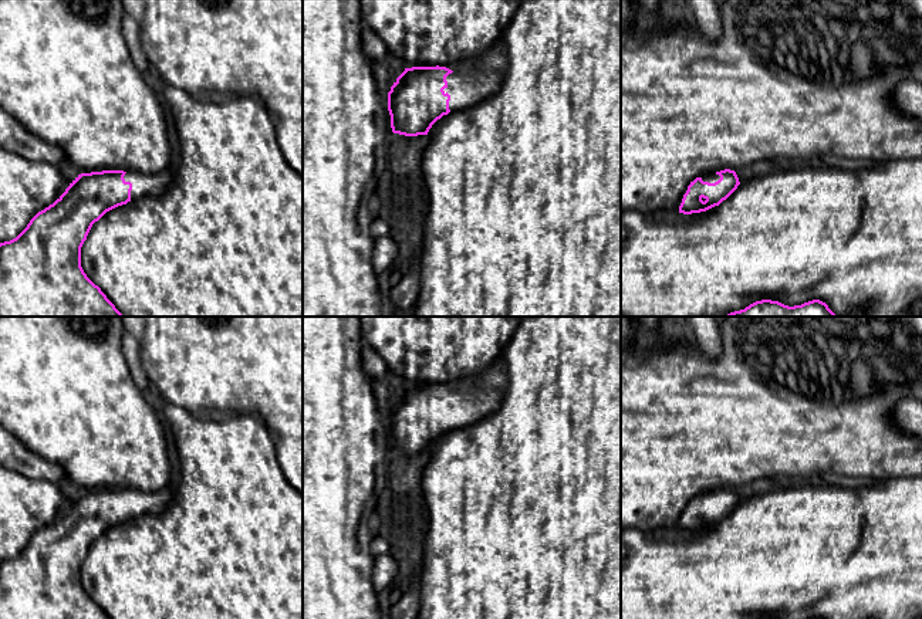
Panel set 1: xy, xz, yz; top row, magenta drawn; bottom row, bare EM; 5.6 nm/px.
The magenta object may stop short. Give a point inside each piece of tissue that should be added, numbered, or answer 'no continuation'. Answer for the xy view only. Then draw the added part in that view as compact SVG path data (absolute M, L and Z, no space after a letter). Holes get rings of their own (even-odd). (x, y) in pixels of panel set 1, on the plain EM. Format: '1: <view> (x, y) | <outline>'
1: xy (142, 503) | M166 488L156 493L145 493L139 490L126 490L125 500L132 501L131 518L141 517L143 514L161 514L173 501L175 488Z

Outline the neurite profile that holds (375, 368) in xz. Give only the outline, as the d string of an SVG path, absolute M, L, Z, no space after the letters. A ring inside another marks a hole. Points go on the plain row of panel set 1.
M364 344L362 349L362 366L368 379L376 386L384 386L389 382L386 362L368 344Z

